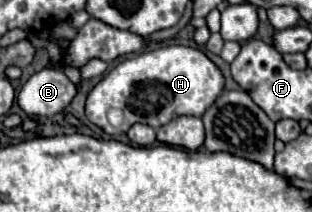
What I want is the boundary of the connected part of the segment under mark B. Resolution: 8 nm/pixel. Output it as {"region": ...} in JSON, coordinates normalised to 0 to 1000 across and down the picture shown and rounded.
{"region":[[[144,321],[87,377],[54,472],[93,547],[176,547],[208,528],[240,443],[240,396],[196,330]]]}

